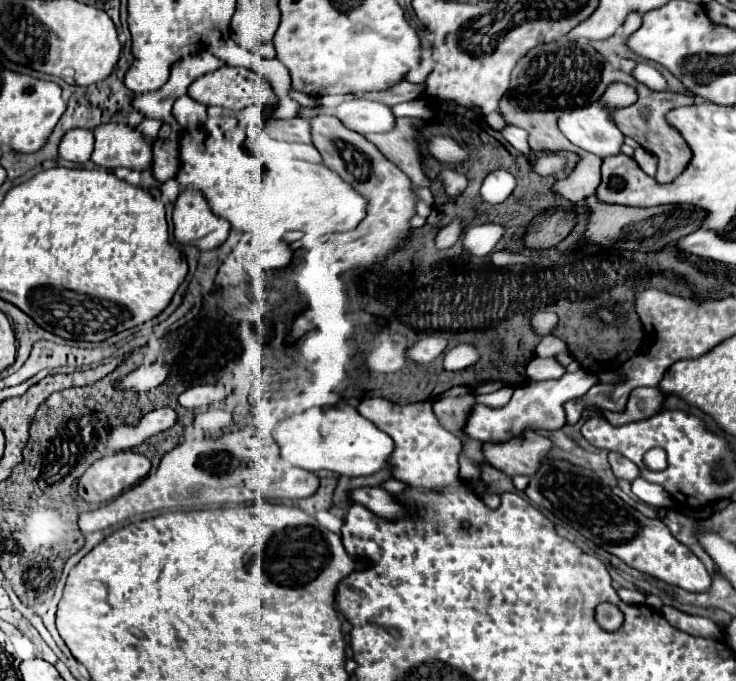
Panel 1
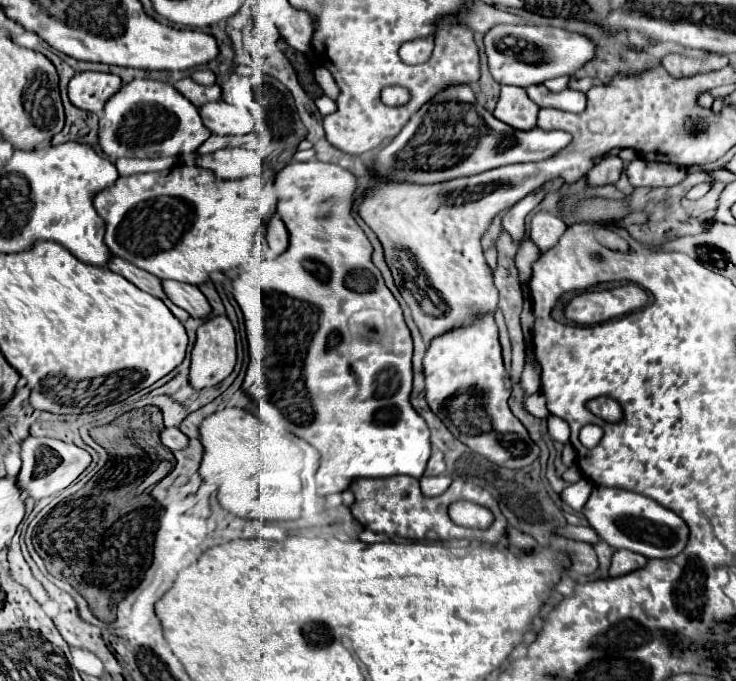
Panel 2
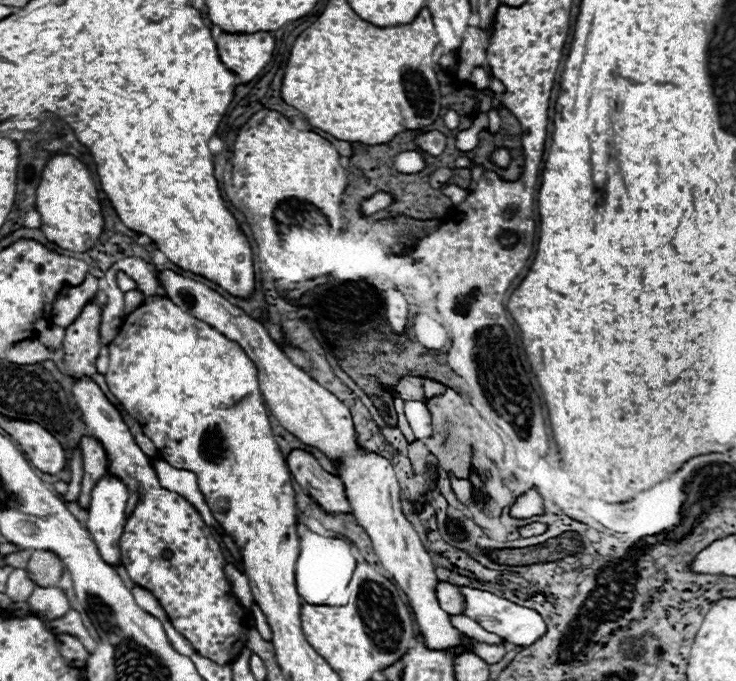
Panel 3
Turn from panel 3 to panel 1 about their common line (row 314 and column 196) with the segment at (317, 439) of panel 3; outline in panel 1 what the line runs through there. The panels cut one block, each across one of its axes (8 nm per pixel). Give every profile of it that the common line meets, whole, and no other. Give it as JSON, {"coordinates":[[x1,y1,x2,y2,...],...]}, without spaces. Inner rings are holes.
{"coordinates":[[190,190,180,192,174,204,174,240,178,244,190,244,206,252,206,250,216,250,218,246,222,246,228,234,230,234,230,224,208,210,208,202,200,192,190,192]]}

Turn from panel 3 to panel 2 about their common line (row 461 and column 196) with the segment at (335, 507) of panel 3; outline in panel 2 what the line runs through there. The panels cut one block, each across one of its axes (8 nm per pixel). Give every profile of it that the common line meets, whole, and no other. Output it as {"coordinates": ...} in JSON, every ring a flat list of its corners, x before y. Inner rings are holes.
{"coordinates":[[166,278,166,280,162,280,162,290,164,290,164,294,168,294,168,298,176,306,184,308,190,316,194,316,194,318,206,318,208,316,210,304,204,298,204,294,198,290,198,286]]}

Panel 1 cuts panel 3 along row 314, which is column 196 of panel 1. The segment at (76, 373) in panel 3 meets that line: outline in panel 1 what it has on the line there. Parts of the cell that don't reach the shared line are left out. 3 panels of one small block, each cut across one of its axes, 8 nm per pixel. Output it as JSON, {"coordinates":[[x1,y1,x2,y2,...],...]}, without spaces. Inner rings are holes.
{"coordinates":[[222,66,214,72,208,72,200,78,196,78,192,82,192,86,188,86,188,96,200,104,222,106,230,112,238,112,246,106,258,106,258,108,270,108,270,106,276,108,278,106,278,96,274,94,272,86,262,76,258,76,250,68,234,68,234,66]]}

